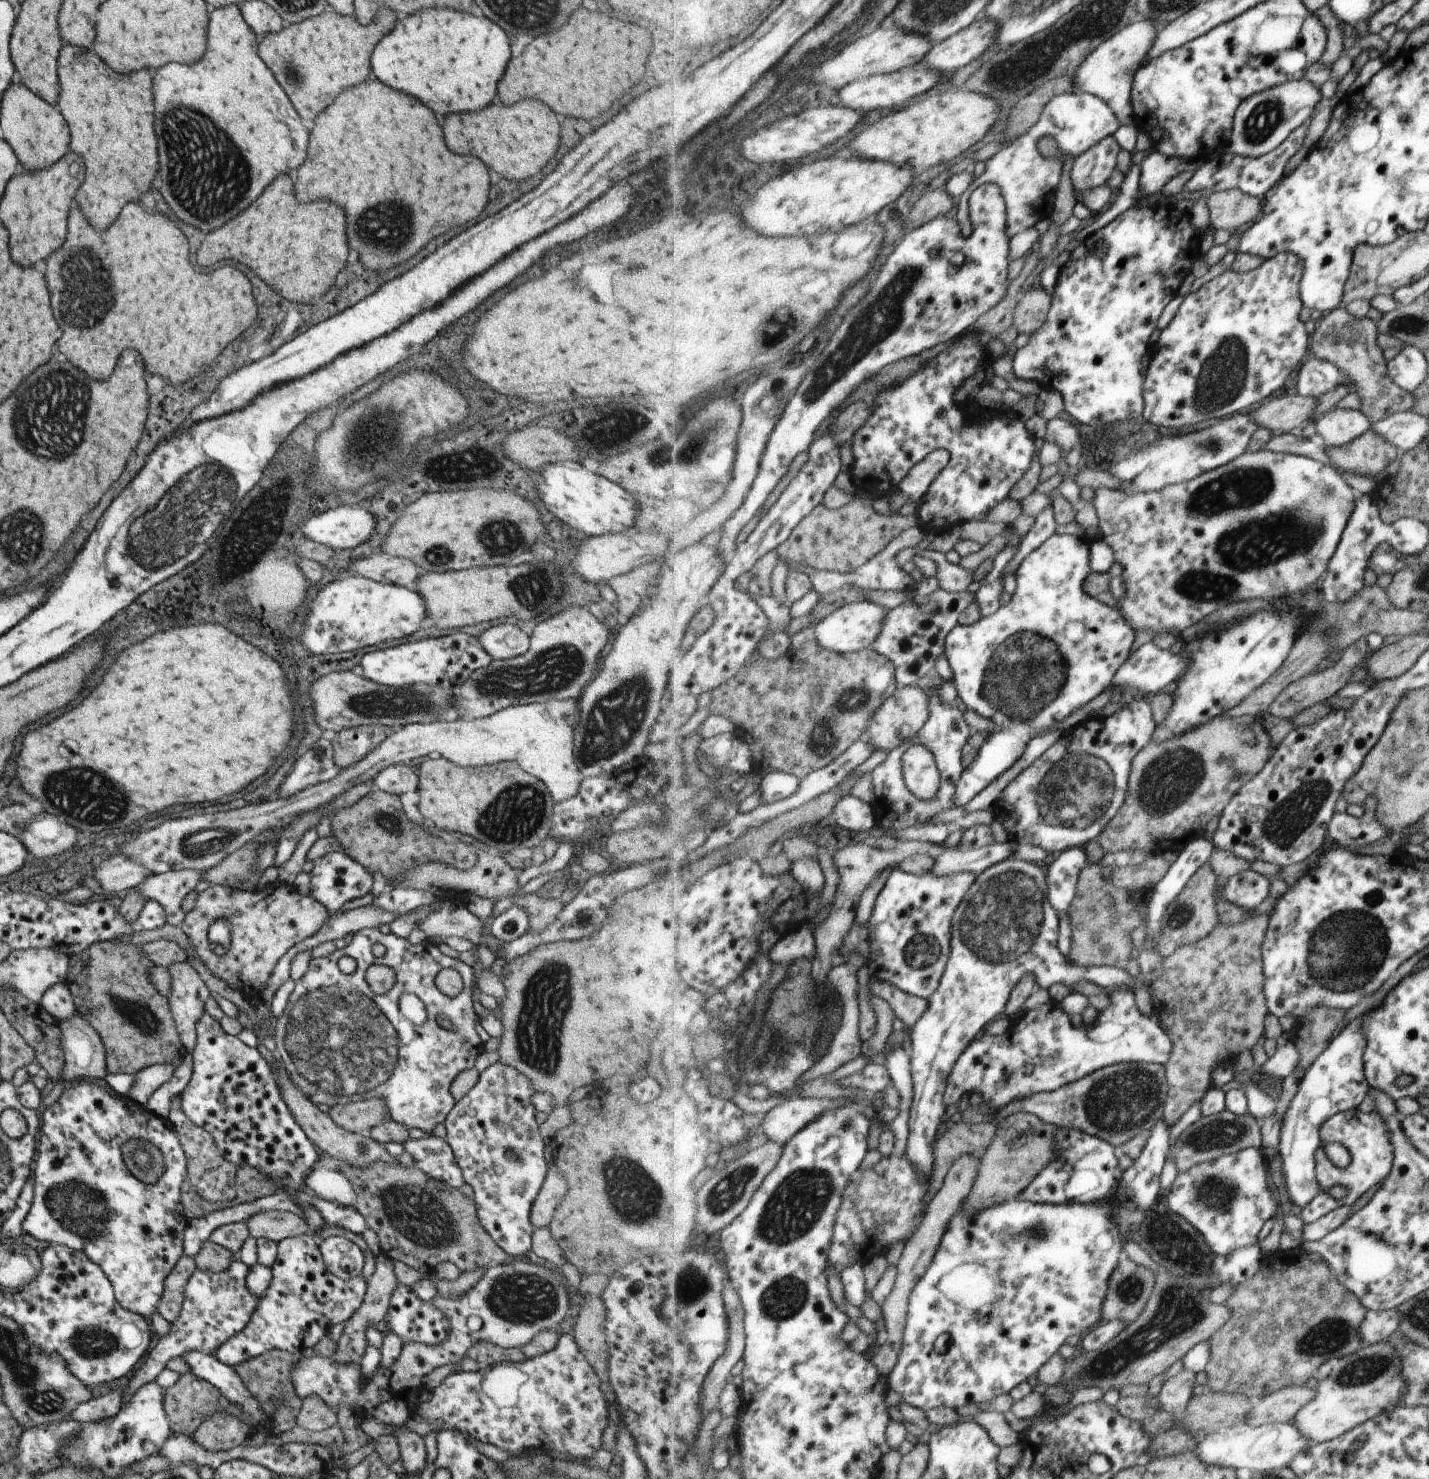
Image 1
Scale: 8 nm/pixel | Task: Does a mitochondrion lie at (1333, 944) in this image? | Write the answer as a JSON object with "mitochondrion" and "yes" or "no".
{"mitochondrion":"yes"}

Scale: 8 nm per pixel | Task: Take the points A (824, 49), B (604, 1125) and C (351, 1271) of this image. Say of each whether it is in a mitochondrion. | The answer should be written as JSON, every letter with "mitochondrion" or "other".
{"A":"other","B":"other","C":"other"}

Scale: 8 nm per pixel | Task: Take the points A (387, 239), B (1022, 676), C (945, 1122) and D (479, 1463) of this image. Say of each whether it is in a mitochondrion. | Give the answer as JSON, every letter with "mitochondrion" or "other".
{"A":"mitochondrion","B":"mitochondrion","C":"other","D":"other"}

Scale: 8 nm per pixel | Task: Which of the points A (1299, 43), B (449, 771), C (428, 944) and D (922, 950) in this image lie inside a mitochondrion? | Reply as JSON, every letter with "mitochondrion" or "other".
{"A":"other","B":"other","C":"other","D":"mitochondrion"}

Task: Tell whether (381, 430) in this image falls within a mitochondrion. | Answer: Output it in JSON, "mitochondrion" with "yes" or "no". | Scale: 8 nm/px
{"mitochondrion":"yes"}

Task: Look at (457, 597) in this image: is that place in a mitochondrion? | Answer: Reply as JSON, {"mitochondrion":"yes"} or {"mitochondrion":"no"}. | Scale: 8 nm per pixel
{"mitochondrion":"no"}

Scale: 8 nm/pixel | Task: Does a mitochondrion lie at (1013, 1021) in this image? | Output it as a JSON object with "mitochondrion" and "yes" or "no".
{"mitochondrion":"no"}

